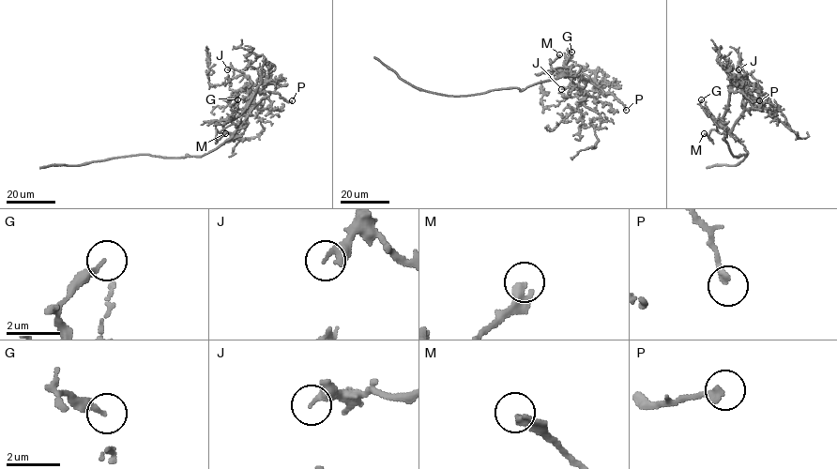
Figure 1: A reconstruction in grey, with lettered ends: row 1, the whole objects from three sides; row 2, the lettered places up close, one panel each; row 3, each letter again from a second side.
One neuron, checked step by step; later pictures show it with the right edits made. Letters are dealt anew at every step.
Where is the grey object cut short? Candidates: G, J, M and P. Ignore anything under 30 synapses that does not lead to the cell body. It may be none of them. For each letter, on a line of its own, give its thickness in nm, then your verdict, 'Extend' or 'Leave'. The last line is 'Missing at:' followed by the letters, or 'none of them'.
G: Thickness 200 nm. Leave
J: Thickness 360 nm. Leave
M: Thickness 360 nm. Extend
P: Thickness 260 nm. Leave
Missing at: M

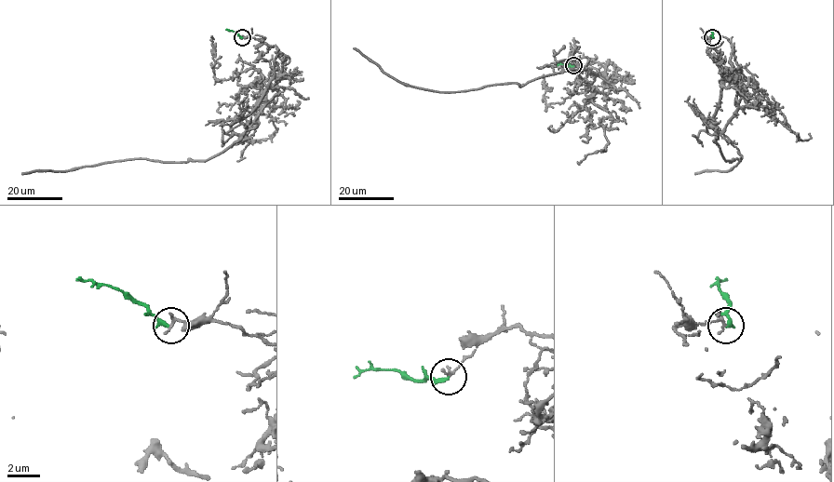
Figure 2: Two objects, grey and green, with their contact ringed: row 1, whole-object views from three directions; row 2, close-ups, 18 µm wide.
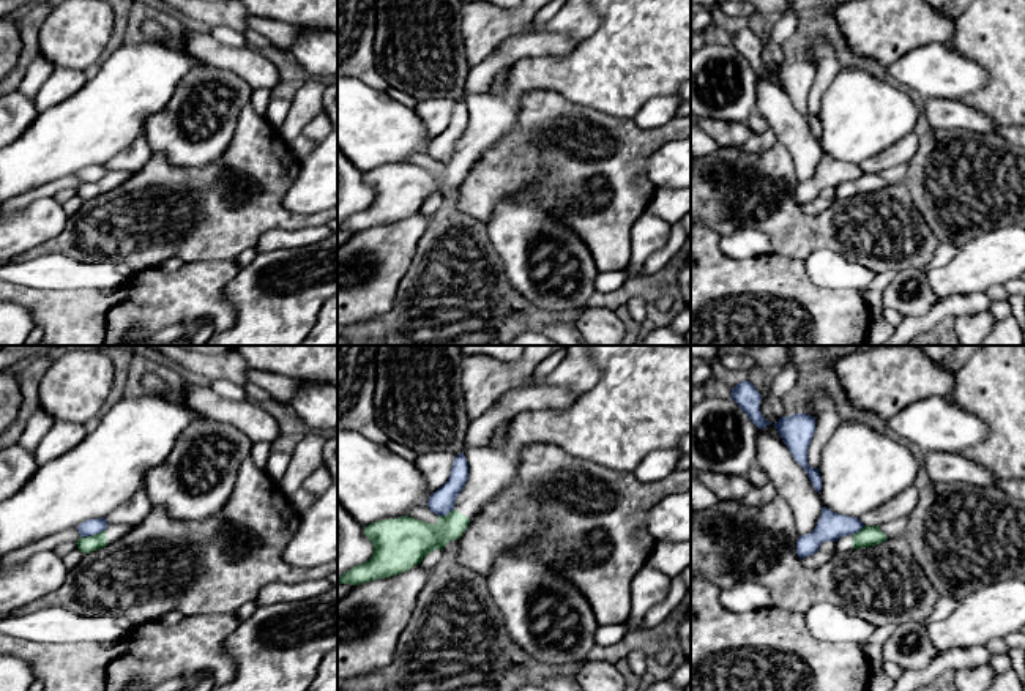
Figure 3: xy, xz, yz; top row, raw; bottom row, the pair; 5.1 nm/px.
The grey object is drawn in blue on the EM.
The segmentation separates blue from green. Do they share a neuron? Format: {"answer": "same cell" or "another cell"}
{"answer": "another cell"}

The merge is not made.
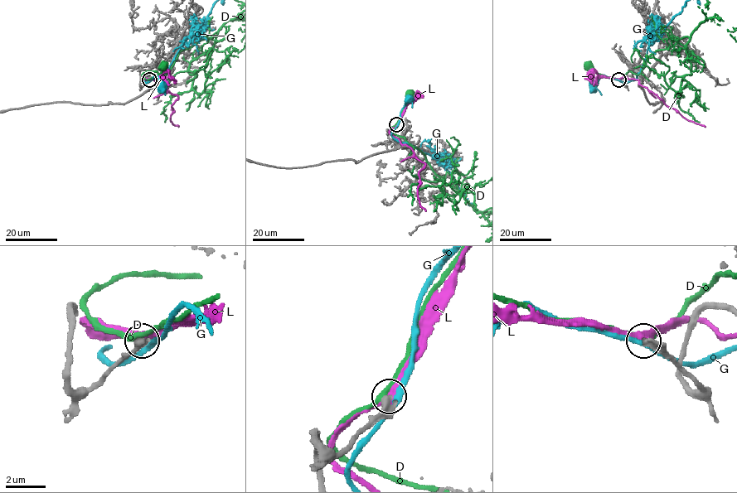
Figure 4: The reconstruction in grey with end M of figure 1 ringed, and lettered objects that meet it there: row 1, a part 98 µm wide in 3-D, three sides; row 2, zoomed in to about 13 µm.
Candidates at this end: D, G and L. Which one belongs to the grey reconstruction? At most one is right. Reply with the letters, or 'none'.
none

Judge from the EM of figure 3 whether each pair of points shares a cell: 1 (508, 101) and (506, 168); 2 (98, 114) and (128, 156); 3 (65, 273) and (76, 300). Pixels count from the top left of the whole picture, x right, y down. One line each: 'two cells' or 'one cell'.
1: two cells
2: two cells
3: two cells

